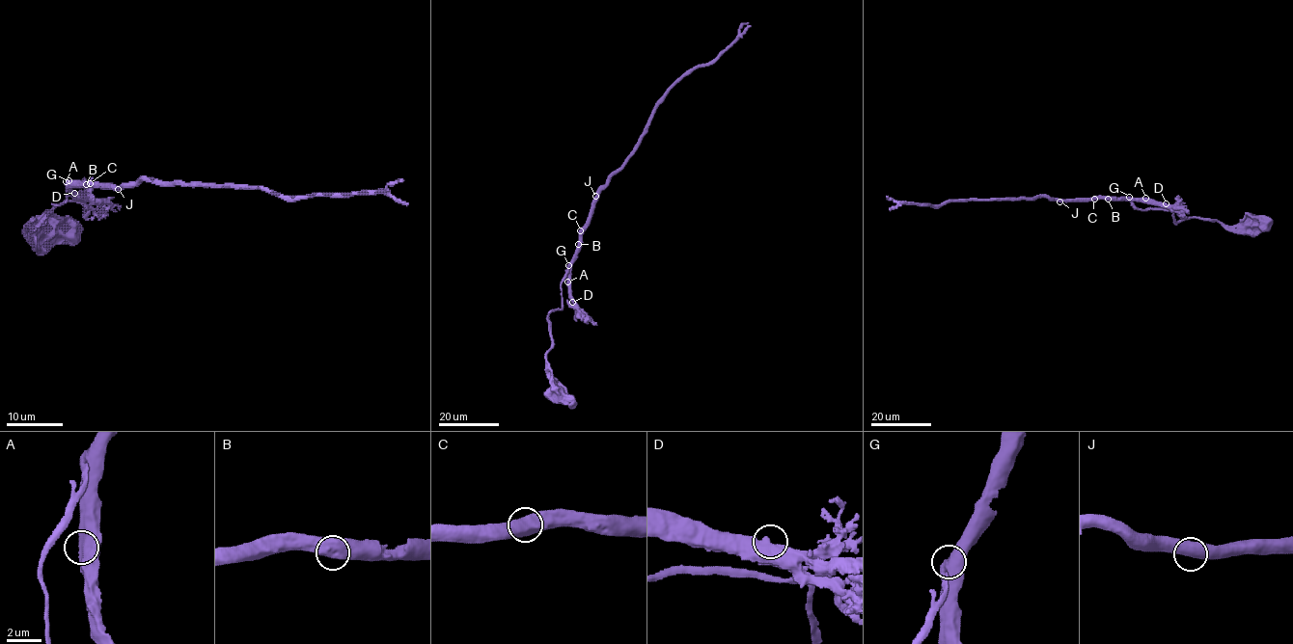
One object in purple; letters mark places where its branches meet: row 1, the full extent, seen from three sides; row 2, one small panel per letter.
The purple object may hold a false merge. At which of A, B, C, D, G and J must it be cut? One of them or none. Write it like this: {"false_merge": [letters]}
{"false_merge": []}

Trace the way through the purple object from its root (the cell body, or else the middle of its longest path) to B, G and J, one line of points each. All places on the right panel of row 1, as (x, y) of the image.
B: (1256, 221), (1236, 226), (1196, 217), (1176, 222), (1172, 210), (1139, 209), (1129, 200), (1108, 199)
G: (1256, 221), (1236, 226), (1224, 226), (1216, 220), (1196, 217), (1176, 222), (1172, 210), (1139, 209), (1129, 197)
J: (1256, 221), (1236, 226), (1196, 217), (1176, 222), (1172, 210), (1139, 209), (1129, 200), (1059, 201)

